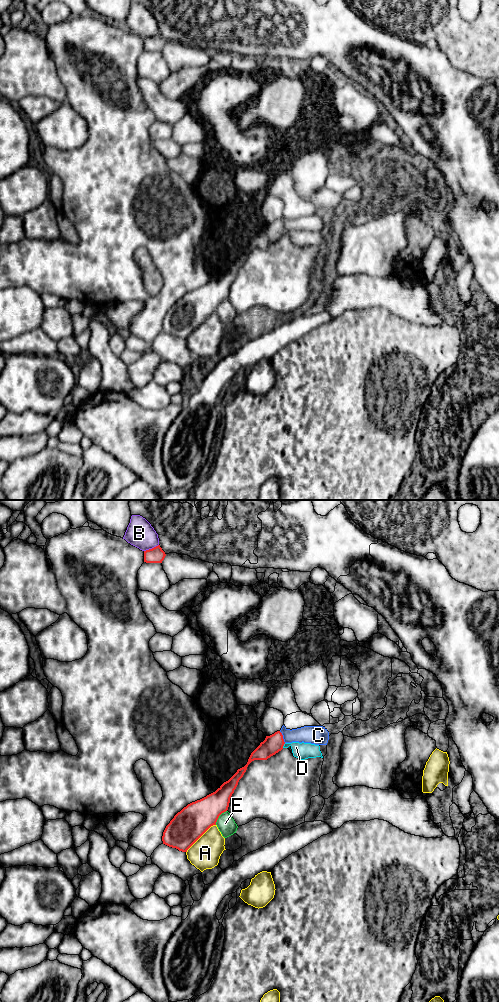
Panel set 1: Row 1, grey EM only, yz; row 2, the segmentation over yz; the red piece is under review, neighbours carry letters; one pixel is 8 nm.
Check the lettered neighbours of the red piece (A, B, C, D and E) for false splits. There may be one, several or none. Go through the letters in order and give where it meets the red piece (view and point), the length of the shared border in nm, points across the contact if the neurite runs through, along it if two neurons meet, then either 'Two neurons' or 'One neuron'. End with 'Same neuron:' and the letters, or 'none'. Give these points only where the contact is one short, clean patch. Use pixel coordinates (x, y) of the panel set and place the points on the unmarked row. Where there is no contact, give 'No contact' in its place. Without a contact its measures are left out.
A: Touches red at yz (200, 324). Shared border 340 nm. Two neurons
B: Touches red at yz (152, 36). Shared border 130 nm. Two neurons
C: Touches red at yz (282, 225). Shared border 110 nm. Boundary: yz (279, 219), (285, 230). Two neurons
D: Touches red at yz (283, 233). Shared border 50 nm. Boundary: yz (285, 231), (282, 235). Two neurons
E: Touches red at yz (218, 305). Shared border 150 nm. Boundary: yz (226, 298), (219, 304), (215, 312). Two neurons
Same neuron: none

